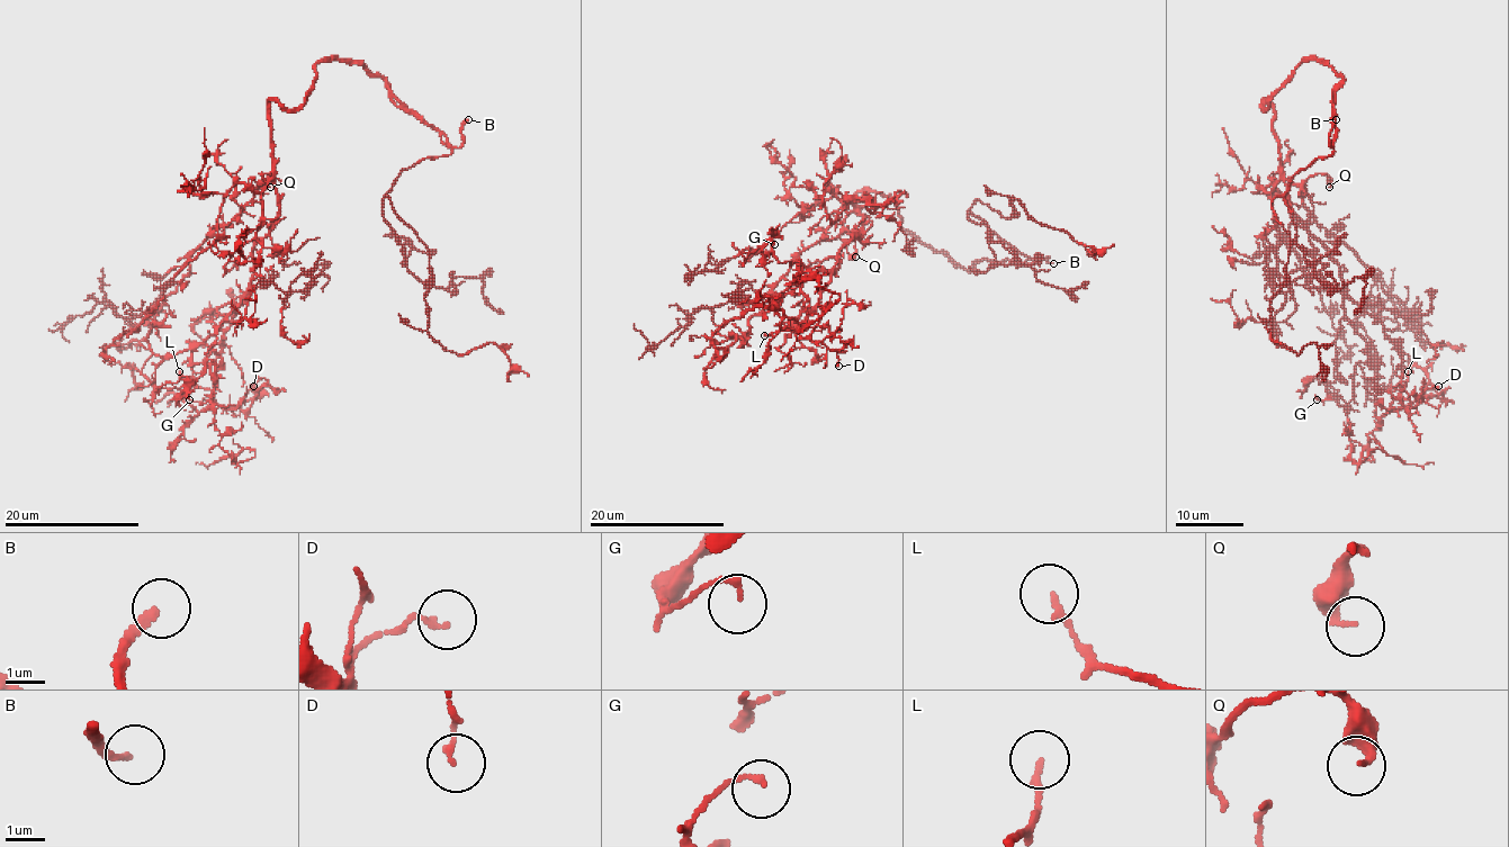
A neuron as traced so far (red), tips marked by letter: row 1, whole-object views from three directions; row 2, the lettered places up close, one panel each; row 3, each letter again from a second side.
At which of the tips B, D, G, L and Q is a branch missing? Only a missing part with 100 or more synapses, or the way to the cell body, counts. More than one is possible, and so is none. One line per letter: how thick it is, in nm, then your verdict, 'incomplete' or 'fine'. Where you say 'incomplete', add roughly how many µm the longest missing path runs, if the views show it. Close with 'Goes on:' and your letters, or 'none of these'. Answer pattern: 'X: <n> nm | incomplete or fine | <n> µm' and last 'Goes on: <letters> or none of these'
B: 190 nm | incomplete | 50 µm
D: 120 nm | fine
G: 140 nm | fine
L: 160 nm | fine
Q: 200 nm | fine
Goes on: B

